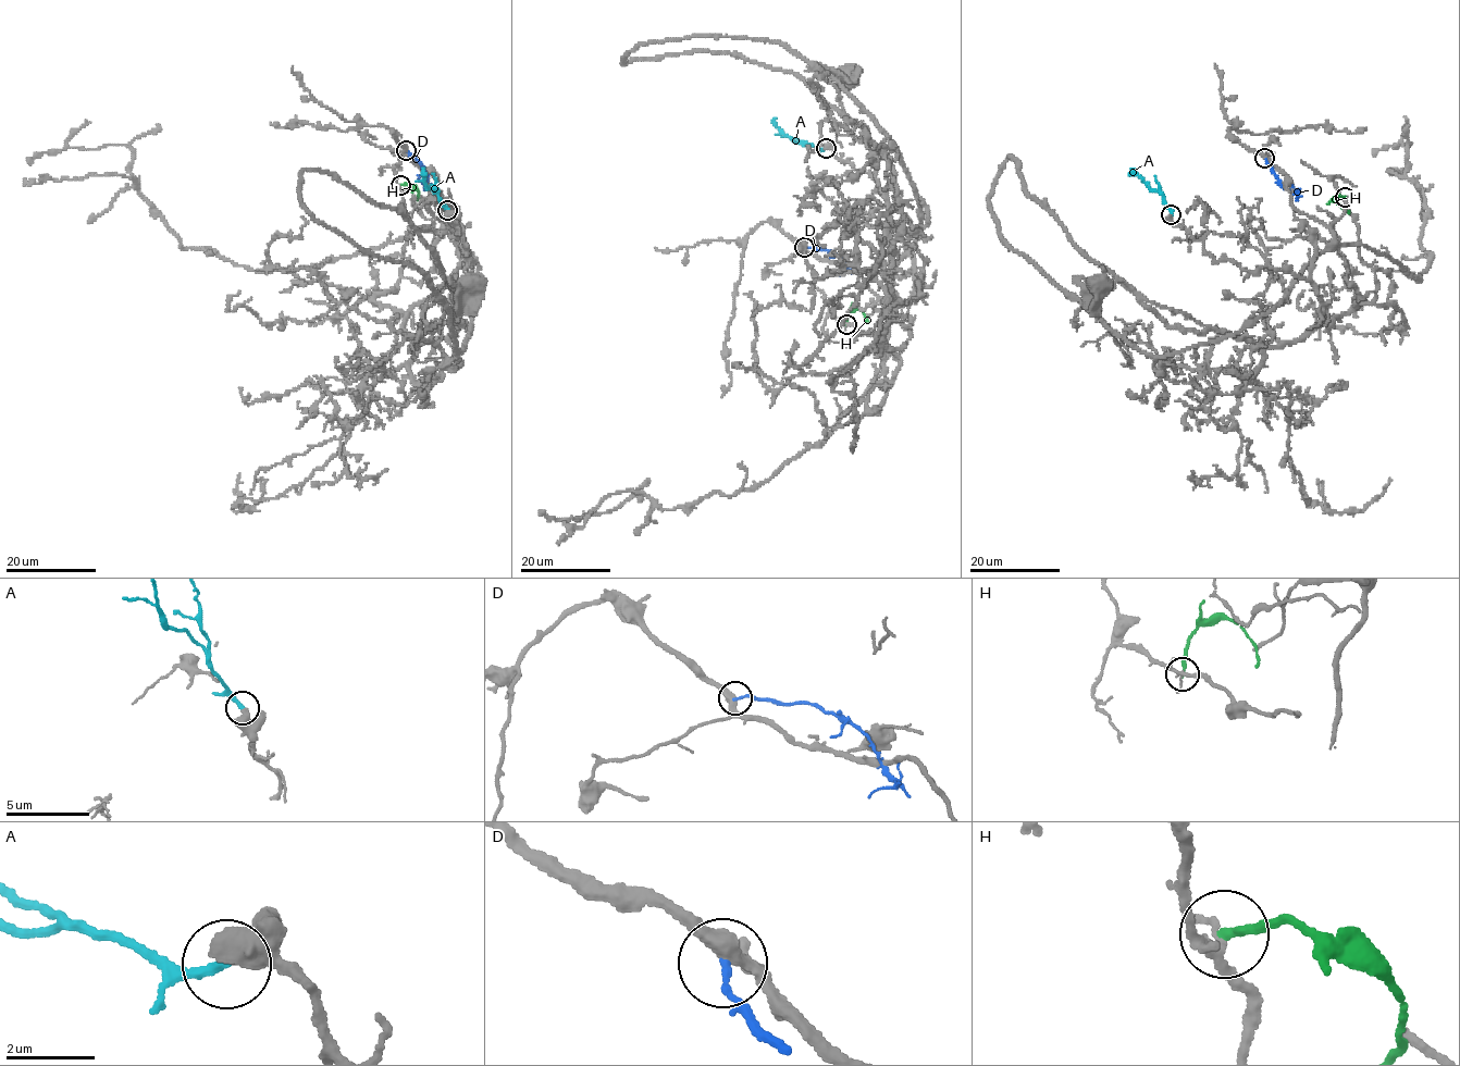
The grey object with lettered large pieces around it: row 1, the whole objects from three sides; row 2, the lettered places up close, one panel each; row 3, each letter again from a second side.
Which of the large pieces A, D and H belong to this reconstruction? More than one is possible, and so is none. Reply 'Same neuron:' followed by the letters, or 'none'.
Same neuron: A

